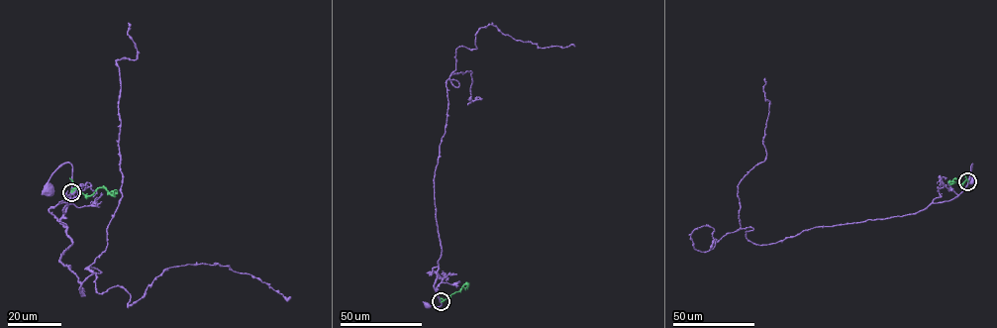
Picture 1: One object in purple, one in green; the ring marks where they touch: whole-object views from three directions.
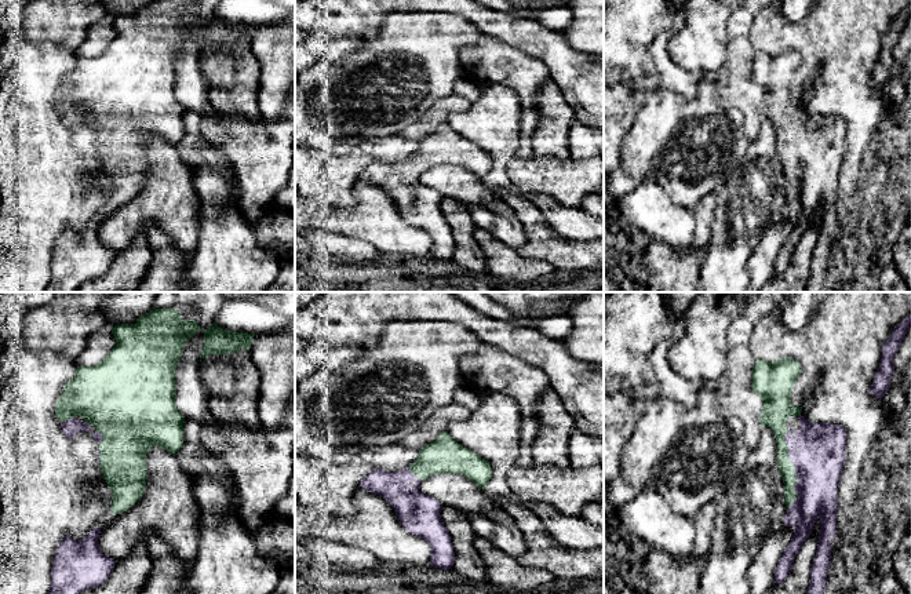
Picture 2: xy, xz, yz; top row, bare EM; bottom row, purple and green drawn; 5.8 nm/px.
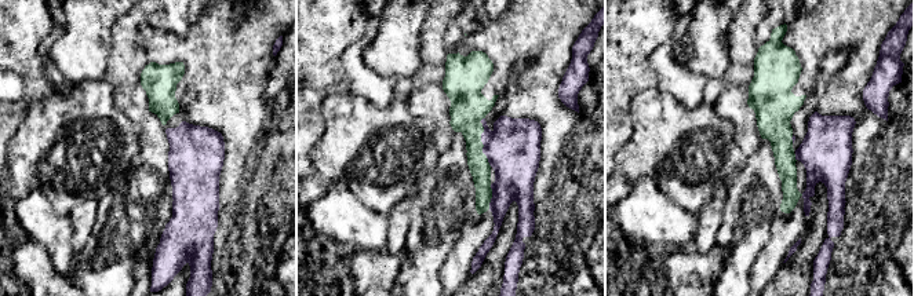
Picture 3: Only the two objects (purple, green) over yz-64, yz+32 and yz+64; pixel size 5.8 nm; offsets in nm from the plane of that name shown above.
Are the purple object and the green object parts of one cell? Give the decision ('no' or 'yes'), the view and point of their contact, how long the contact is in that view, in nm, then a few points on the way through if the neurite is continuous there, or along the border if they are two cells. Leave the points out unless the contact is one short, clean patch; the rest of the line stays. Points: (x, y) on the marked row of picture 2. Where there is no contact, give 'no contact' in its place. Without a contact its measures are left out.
yes; meets purple in yz at (795, 470); contact 480 nm long

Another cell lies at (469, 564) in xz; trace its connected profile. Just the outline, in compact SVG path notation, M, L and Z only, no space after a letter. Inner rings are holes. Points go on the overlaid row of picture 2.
M441 507L440 517L453 544L455 561L452 571L473 582L487 582L485 562L473 544L475 536L470 515L458 507Z

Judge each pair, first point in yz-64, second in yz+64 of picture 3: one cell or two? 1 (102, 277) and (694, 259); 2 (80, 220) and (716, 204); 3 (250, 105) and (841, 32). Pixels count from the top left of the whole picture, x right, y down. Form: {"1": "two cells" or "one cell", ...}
{"1": "two cells", "2": "one cell", "3": "one cell"}

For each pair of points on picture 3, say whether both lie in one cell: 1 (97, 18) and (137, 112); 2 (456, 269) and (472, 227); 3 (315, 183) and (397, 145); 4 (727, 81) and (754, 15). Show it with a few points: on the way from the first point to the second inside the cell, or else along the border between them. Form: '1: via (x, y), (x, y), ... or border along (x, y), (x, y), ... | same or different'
1: border along (120, 18), (112, 28), (108, 72), (104, 76) | different
2: via (459, 259), (472, 237) | same
3: via (335, 163), (341, 157), (377, 152) | same
4: via (742, 65), (742, 32) | same

